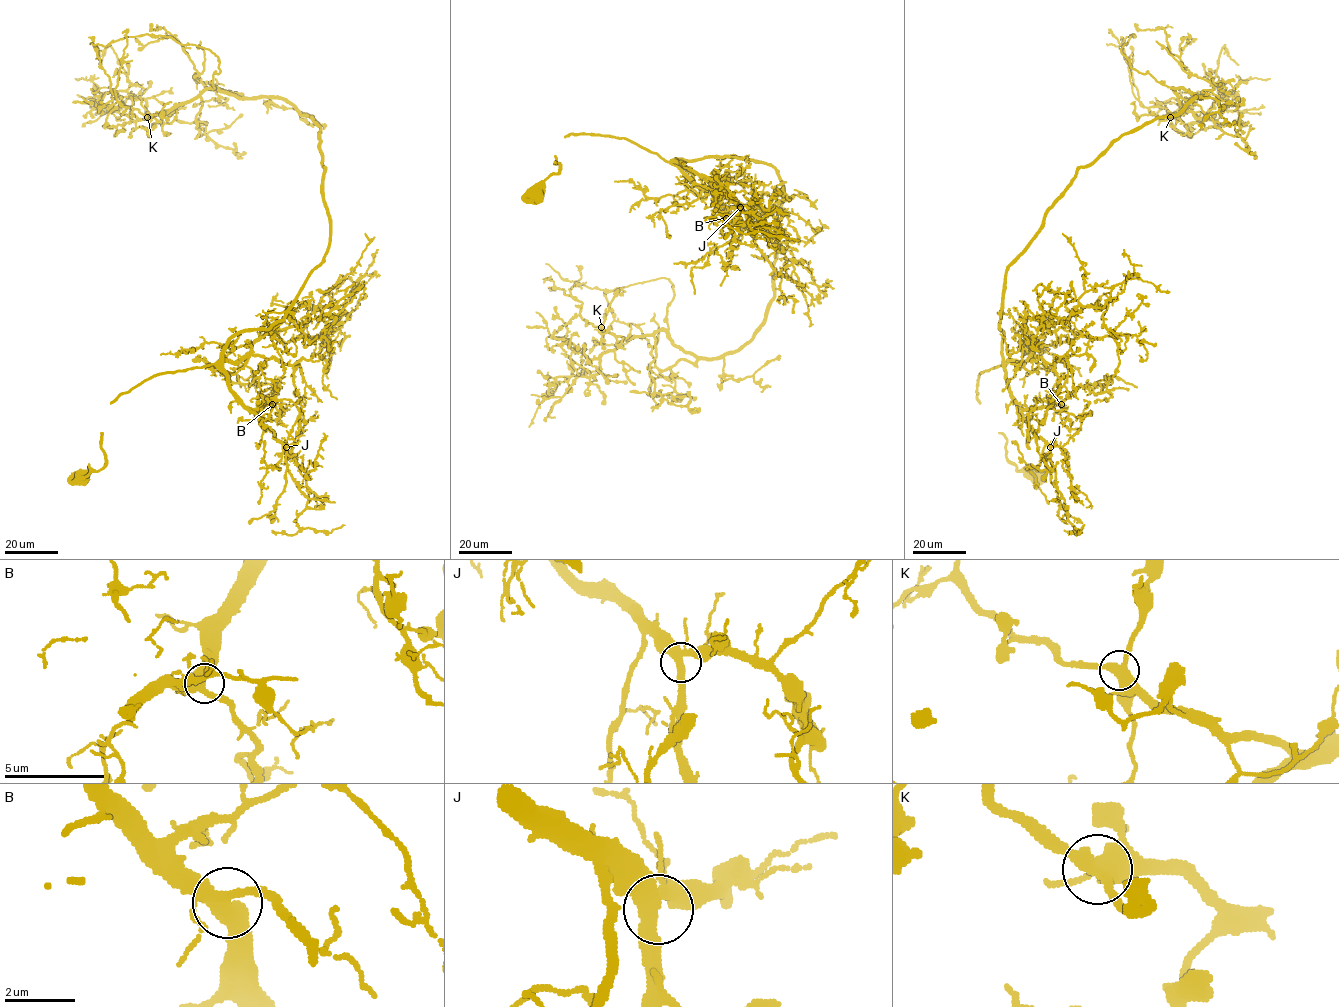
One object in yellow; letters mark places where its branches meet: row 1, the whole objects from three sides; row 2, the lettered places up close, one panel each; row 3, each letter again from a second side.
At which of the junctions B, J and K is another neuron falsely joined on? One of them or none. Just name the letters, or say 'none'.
none

